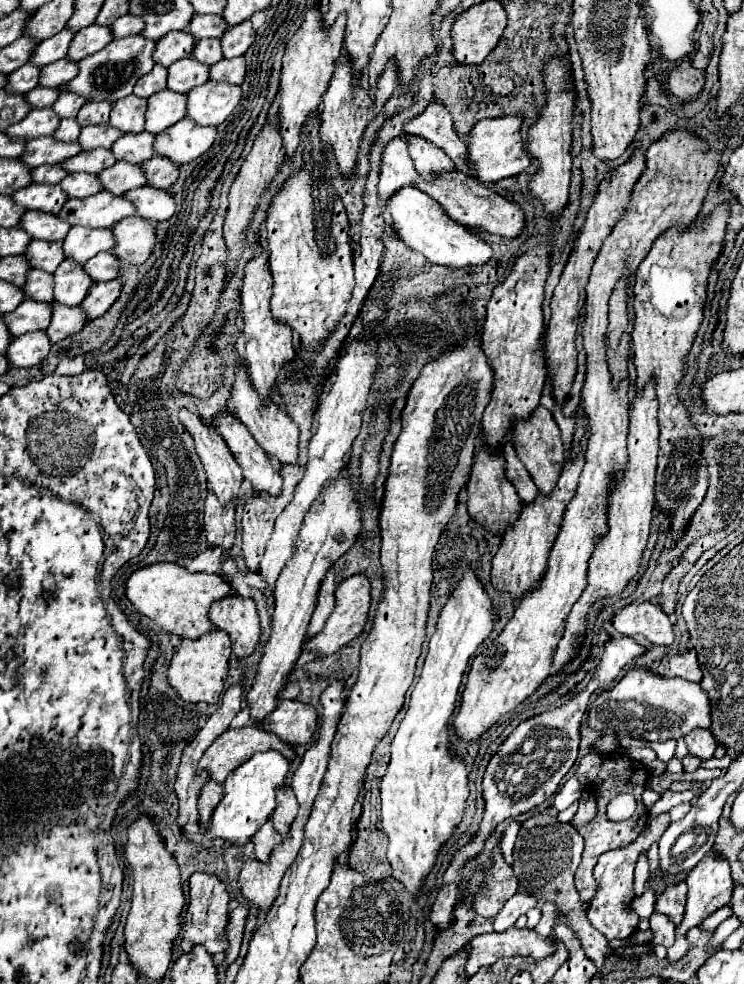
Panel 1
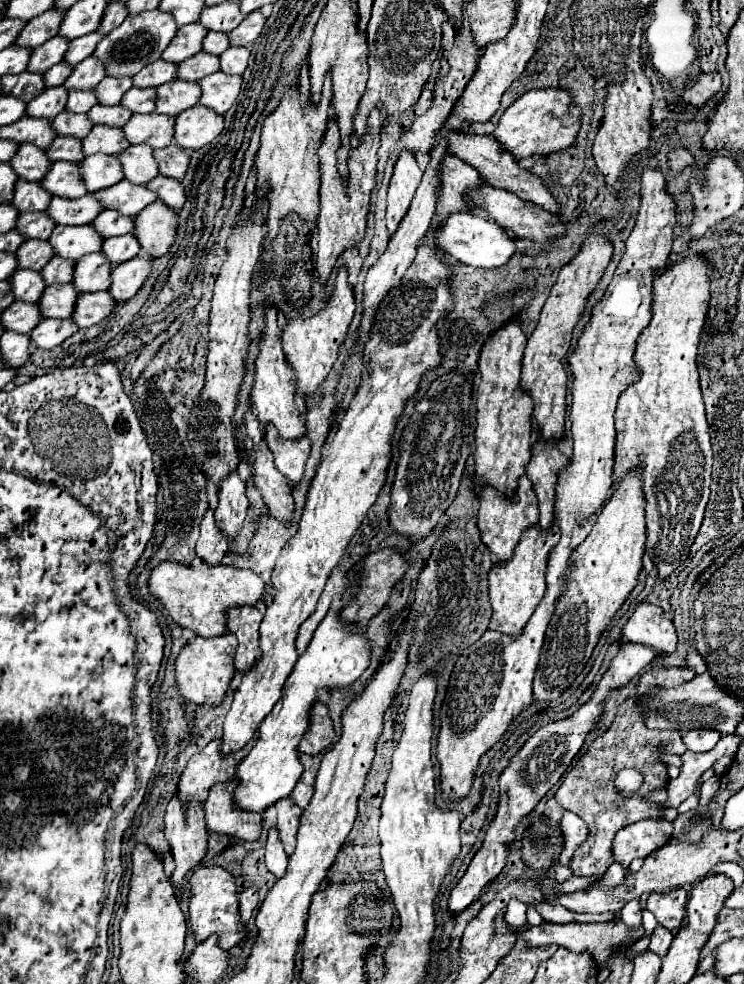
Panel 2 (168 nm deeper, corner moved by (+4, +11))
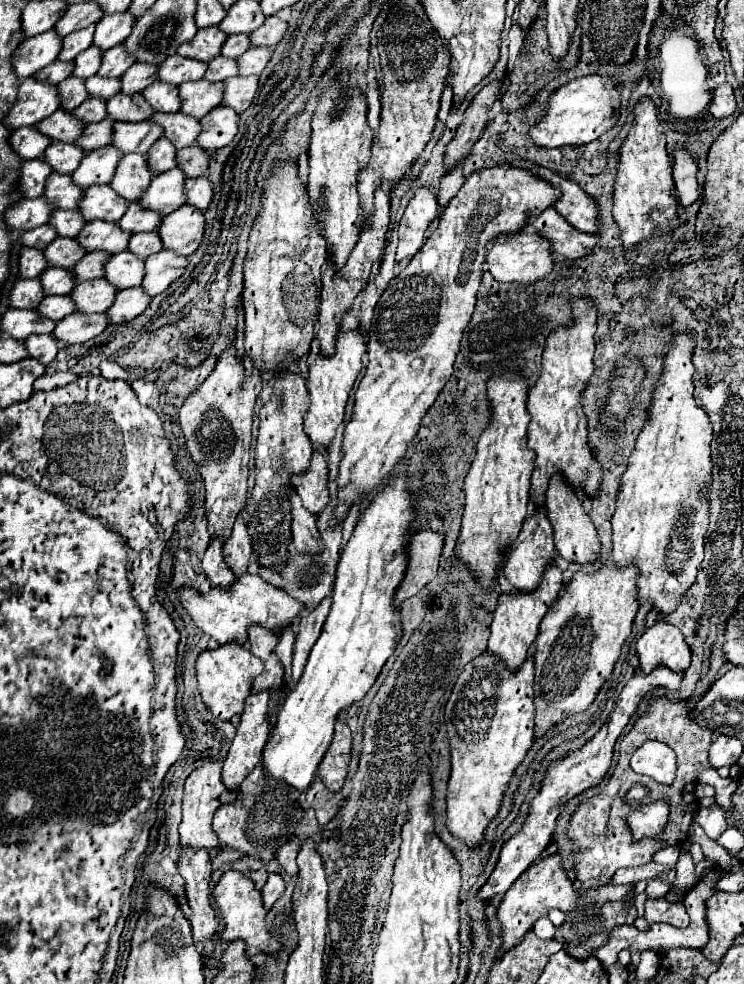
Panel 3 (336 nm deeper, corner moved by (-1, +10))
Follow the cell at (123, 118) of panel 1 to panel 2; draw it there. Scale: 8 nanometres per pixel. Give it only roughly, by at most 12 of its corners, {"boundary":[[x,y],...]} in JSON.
{"boundary":[[131,87],[121,105],[131,113],[155,111],[155,89]]}

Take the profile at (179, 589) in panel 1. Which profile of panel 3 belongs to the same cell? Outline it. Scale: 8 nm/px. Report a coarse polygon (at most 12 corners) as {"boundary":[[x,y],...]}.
{"boundary":[[242,574],[230,590],[180,590],[218,644],[246,644],[252,624],[292,626],[302,602]]}

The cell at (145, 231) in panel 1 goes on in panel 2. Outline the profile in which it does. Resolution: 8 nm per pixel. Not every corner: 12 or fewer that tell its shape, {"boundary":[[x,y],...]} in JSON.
{"boundary":[[155,201],[133,219],[133,235],[153,257],[169,251],[173,209]]}

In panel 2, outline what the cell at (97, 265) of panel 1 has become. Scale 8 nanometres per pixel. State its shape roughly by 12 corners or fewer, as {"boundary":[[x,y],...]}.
{"boundary":[[133,233],[103,239],[101,253],[111,265],[133,259],[139,243]]}

